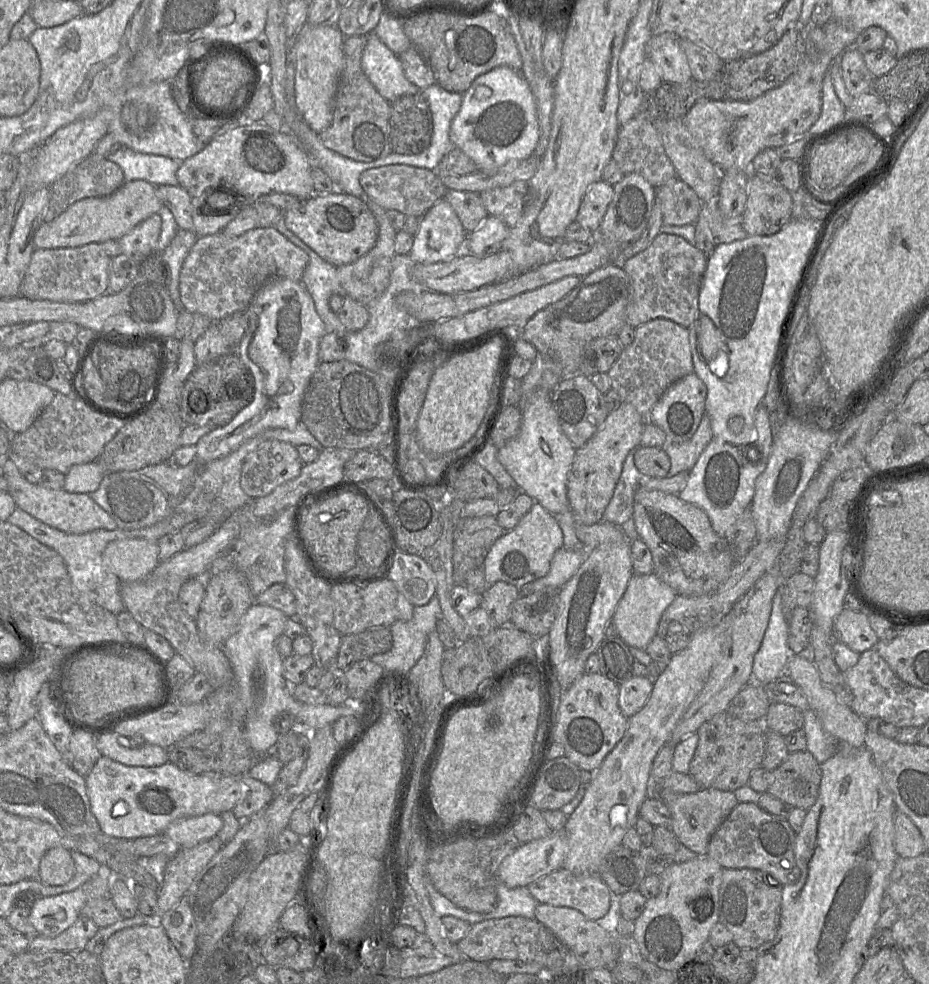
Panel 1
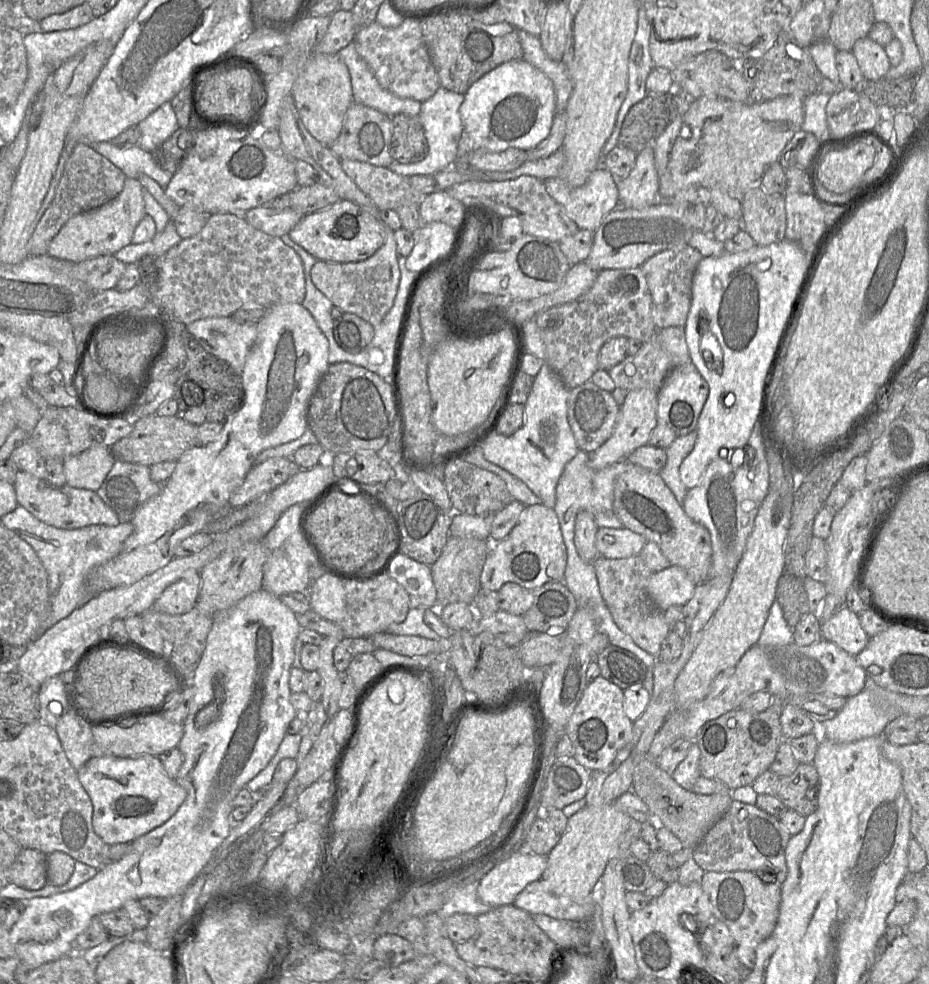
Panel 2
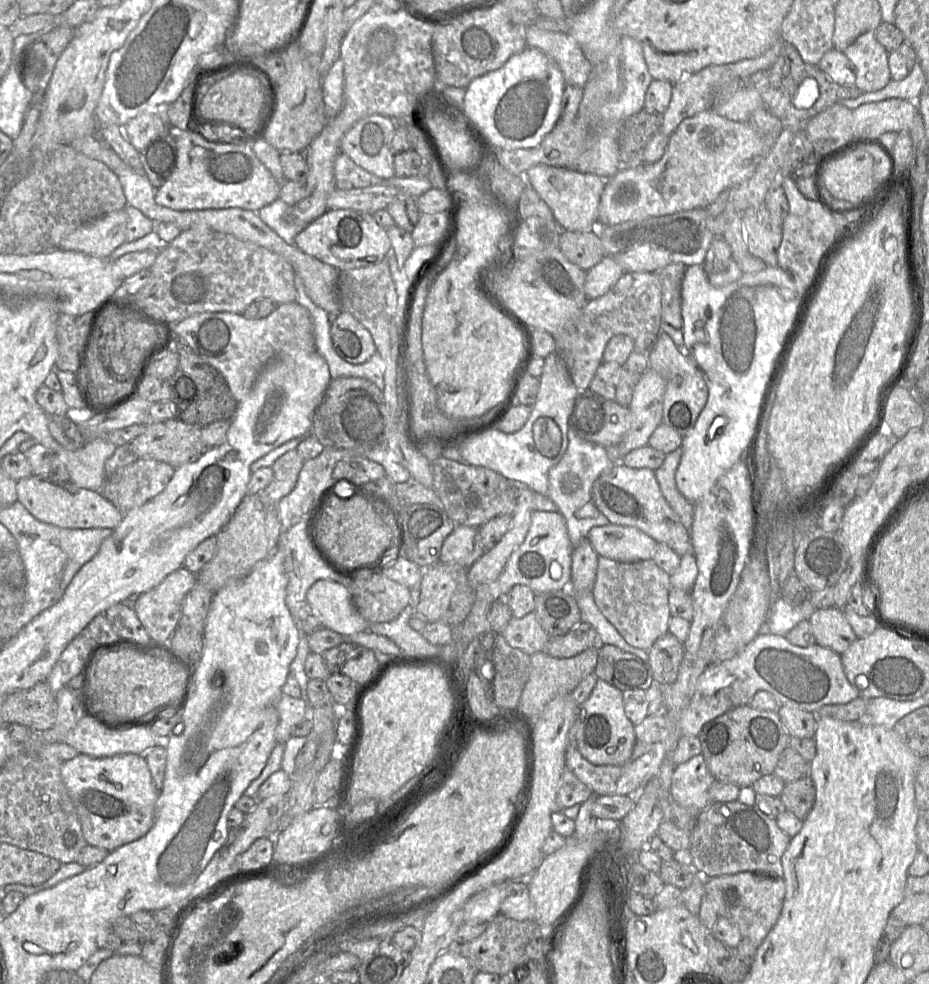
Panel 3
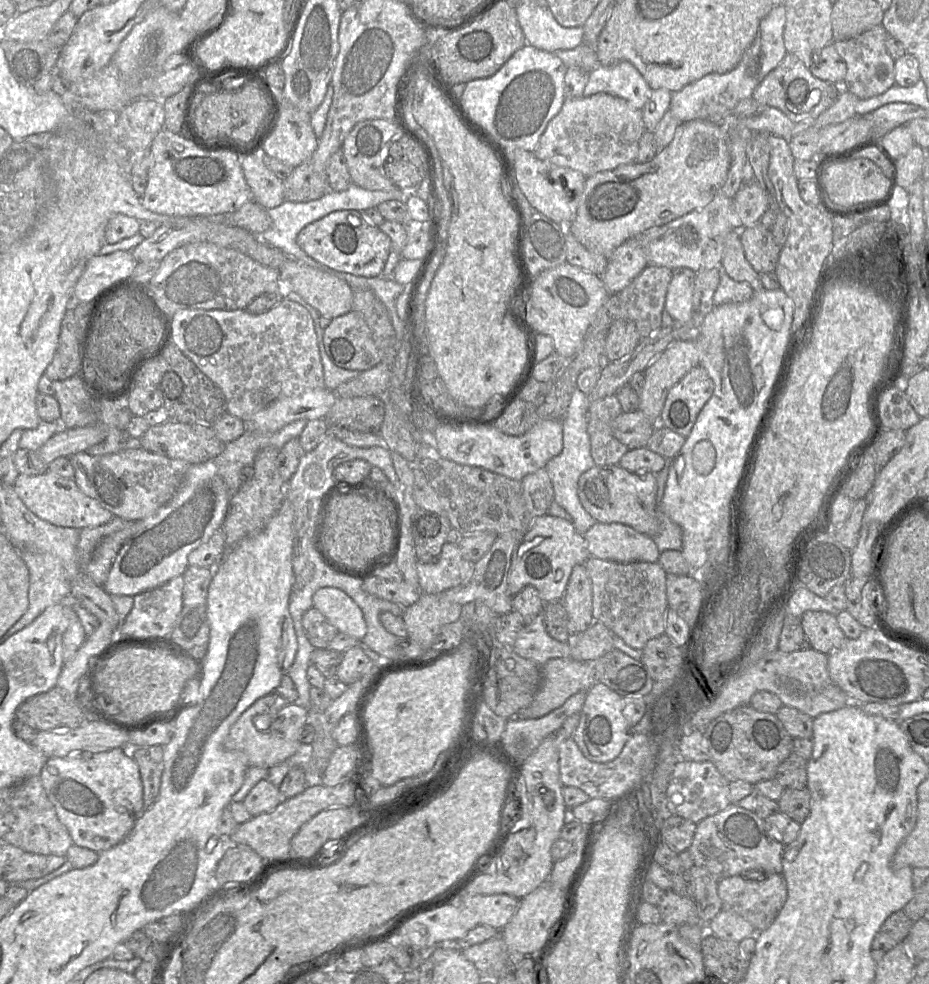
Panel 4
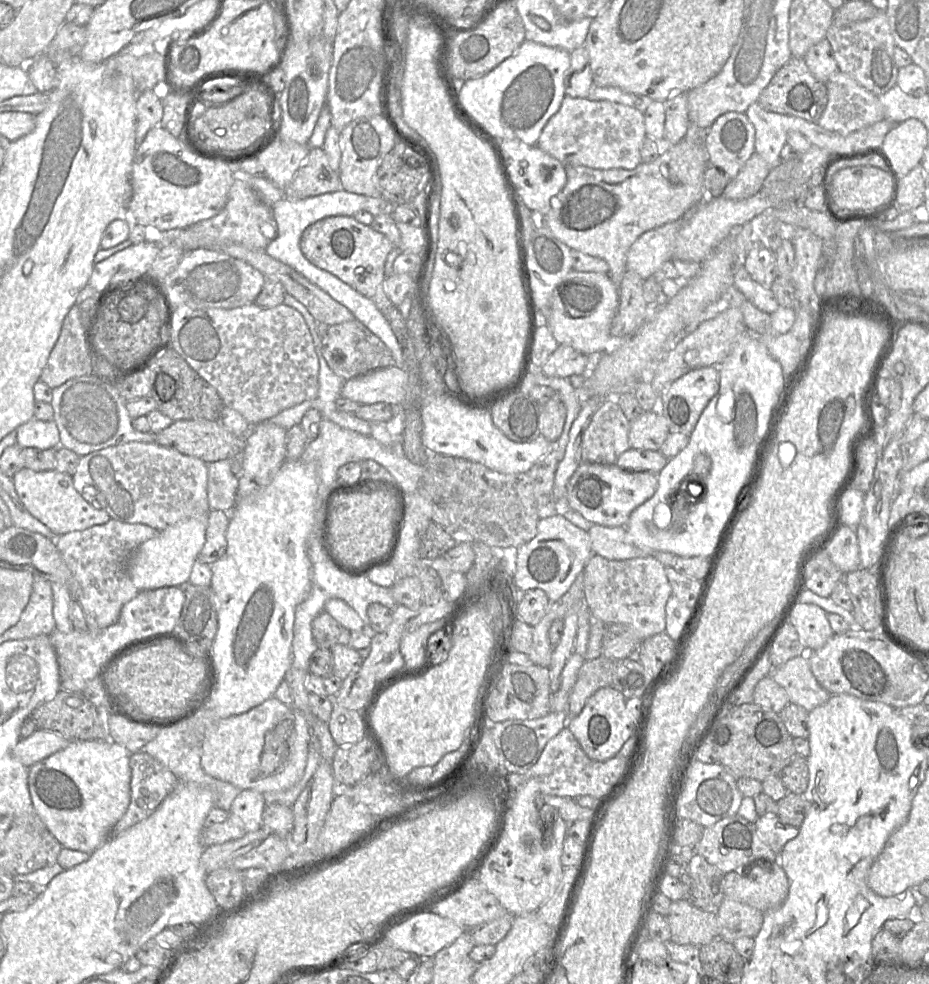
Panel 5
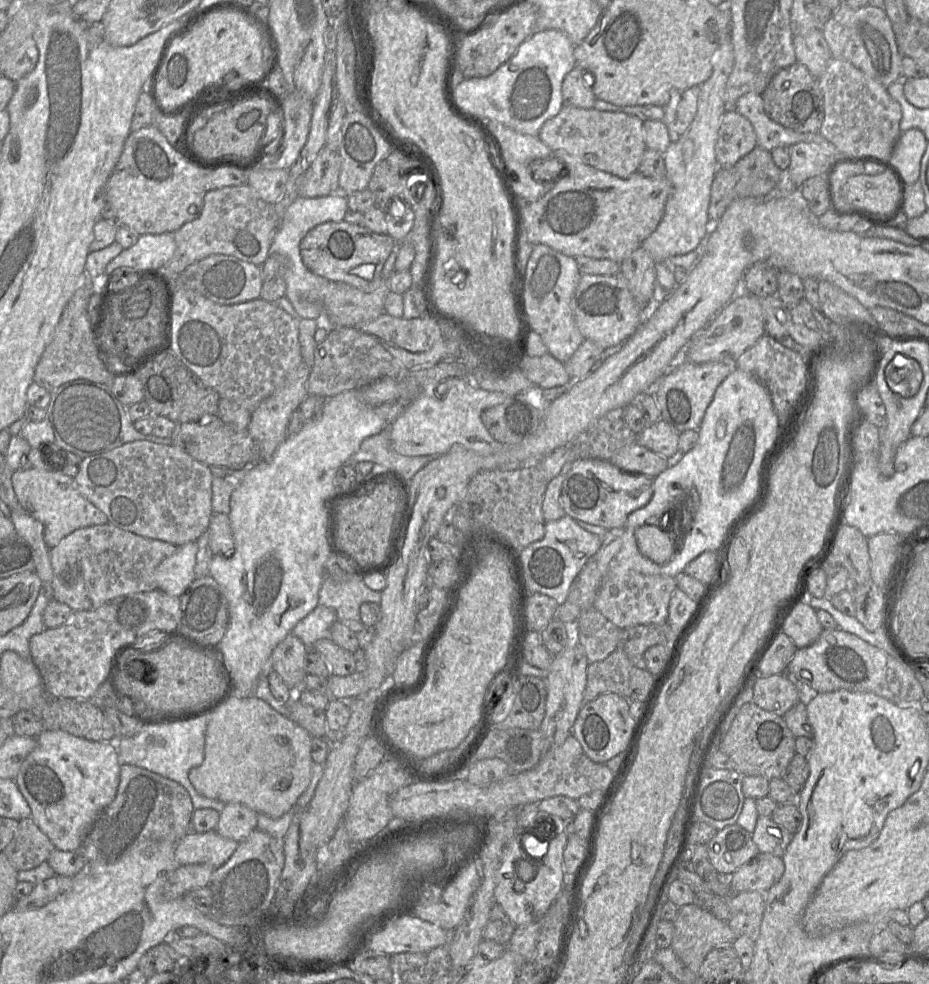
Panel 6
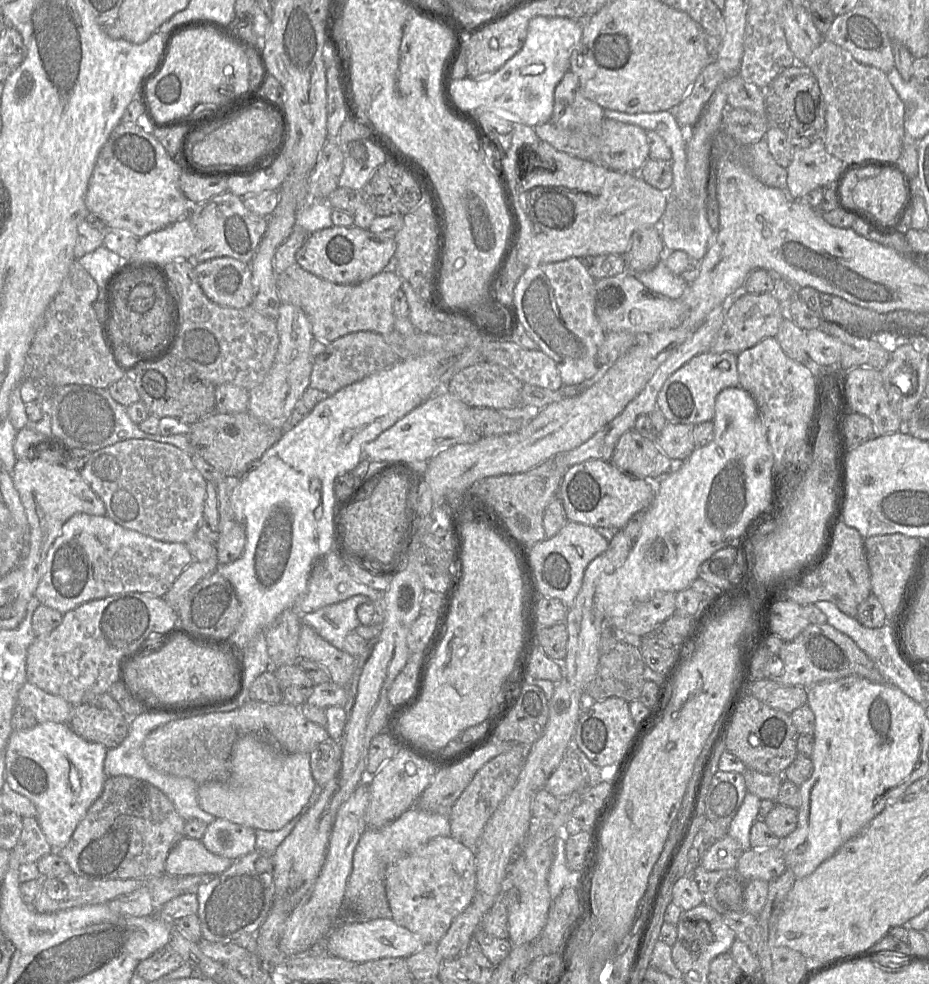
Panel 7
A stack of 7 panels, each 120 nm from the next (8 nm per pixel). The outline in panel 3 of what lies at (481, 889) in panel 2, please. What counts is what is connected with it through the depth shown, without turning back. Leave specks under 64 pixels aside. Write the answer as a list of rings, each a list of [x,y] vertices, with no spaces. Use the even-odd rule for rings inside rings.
[[[508,882],[495,884],[471,897],[463,907],[464,923],[488,923],[500,913]]]

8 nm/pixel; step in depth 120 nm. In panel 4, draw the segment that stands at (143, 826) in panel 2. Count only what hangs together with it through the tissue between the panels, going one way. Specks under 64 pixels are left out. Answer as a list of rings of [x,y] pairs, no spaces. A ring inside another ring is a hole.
[[[122,748],[49,758],[40,778],[58,819],[67,828],[74,845],[98,853],[122,842],[144,812],[138,764],[131,753]]]

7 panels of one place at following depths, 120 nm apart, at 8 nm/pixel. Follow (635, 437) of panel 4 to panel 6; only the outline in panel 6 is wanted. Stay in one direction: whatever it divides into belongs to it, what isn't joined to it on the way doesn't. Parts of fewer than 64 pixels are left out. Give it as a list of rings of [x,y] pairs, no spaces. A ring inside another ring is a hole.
[[[665,420],[648,425],[642,432],[636,434],[636,441],[666,458],[679,455],[678,442],[680,432]]]

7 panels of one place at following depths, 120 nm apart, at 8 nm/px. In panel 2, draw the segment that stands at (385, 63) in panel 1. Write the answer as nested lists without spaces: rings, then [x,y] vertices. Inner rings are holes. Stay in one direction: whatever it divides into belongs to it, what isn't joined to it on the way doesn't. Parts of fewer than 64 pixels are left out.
[[[354,42],[341,49],[337,55],[349,70],[355,103],[371,107],[390,117],[400,113],[410,116],[419,115],[422,102],[398,97],[384,89],[357,52]]]

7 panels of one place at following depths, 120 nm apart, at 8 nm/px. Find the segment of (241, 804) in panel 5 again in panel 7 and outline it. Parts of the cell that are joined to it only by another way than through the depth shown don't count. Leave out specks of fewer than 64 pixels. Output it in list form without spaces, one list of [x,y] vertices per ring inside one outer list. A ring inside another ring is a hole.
[[[216,818],[208,824],[201,841],[211,853],[233,861],[256,849],[256,836],[253,828],[224,818]]]

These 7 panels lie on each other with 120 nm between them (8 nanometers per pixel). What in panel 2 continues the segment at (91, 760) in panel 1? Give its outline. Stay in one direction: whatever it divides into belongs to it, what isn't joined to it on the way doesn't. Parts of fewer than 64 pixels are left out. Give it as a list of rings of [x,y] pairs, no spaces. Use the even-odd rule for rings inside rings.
[[[68,710],[54,729],[70,764],[76,770],[95,757],[96,743],[92,728],[72,711]]]

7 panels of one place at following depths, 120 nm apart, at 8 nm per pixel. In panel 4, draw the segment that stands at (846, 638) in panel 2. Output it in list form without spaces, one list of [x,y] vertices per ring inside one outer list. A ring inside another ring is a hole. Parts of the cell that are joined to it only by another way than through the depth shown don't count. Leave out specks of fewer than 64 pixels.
[[[806,611],[801,616],[801,625],[810,647],[826,655],[837,650],[846,639],[836,616],[824,611]]]

